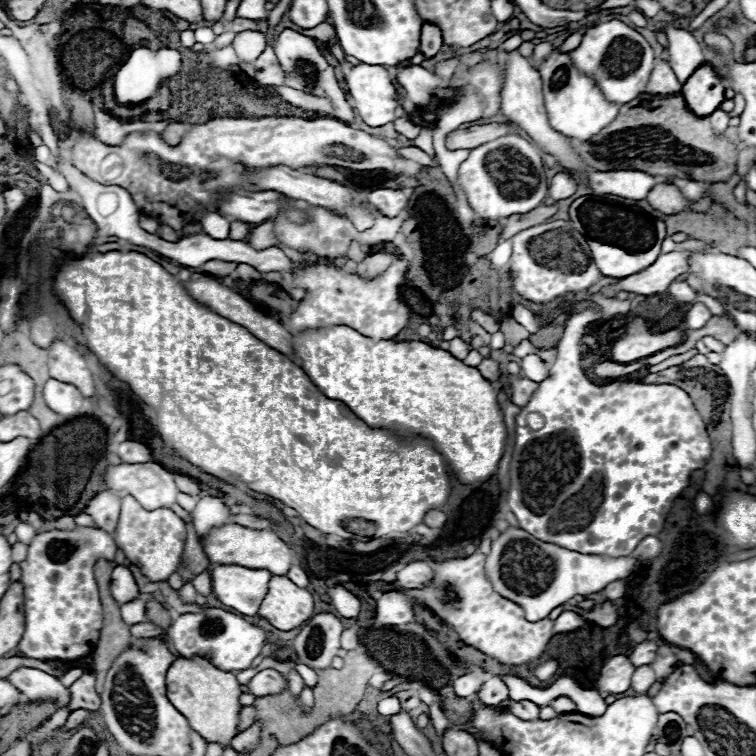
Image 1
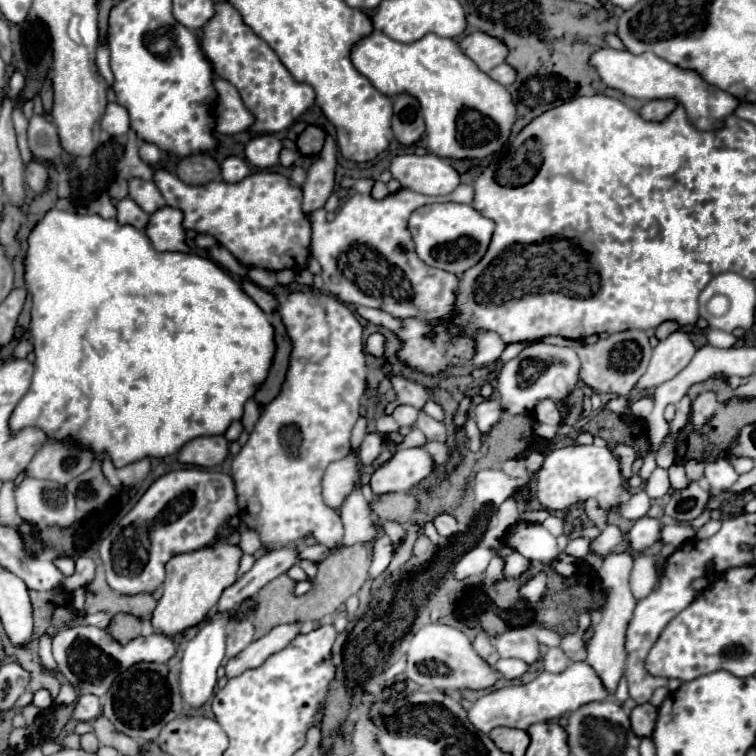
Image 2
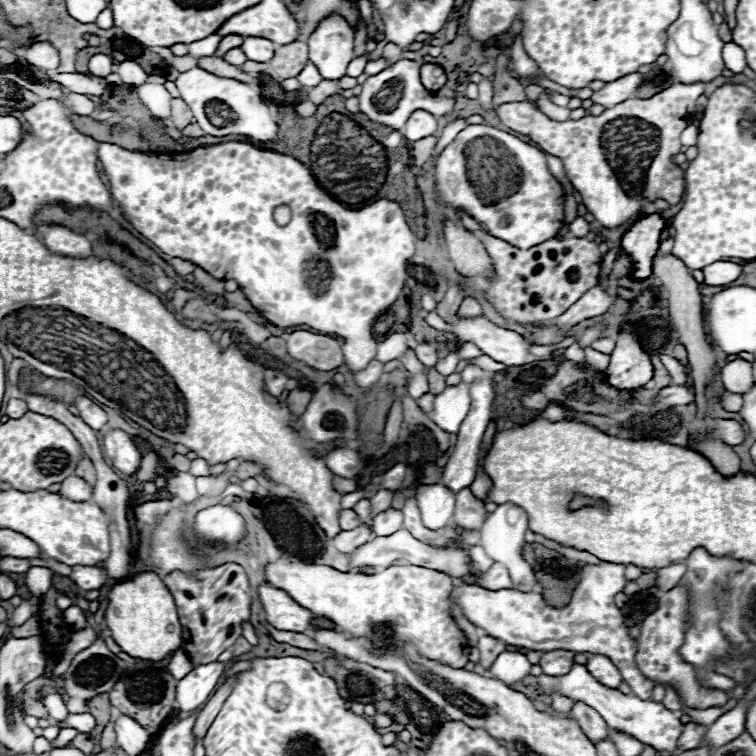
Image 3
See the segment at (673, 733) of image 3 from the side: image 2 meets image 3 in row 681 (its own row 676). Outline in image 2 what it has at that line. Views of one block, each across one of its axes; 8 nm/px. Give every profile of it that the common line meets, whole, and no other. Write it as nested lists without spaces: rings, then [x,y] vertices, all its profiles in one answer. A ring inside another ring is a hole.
[[[572,662],[564,672],[550,674],[542,672],[536,680],[522,684],[522,686],[506,686],[500,690],[492,690],[486,696],[478,698],[474,706],[468,710],[470,722],[488,734],[490,730],[498,726],[510,726],[510,728],[522,728],[528,730],[528,726],[536,722],[546,722],[552,718],[560,718],[566,712],[574,712],[590,702],[604,702],[608,692],[602,688],[600,678],[586,662]]]

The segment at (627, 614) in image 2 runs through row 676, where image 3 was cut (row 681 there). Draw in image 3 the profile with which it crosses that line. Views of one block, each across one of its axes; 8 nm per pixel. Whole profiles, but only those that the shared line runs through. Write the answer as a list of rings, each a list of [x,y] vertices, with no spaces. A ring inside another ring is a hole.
[[[590,654],[588,662],[586,662],[586,668],[590,670],[590,674],[598,682],[602,682],[608,688],[618,688],[620,682],[622,682],[620,672],[616,670],[616,666],[612,664],[610,658],[604,658],[604,654]]]

